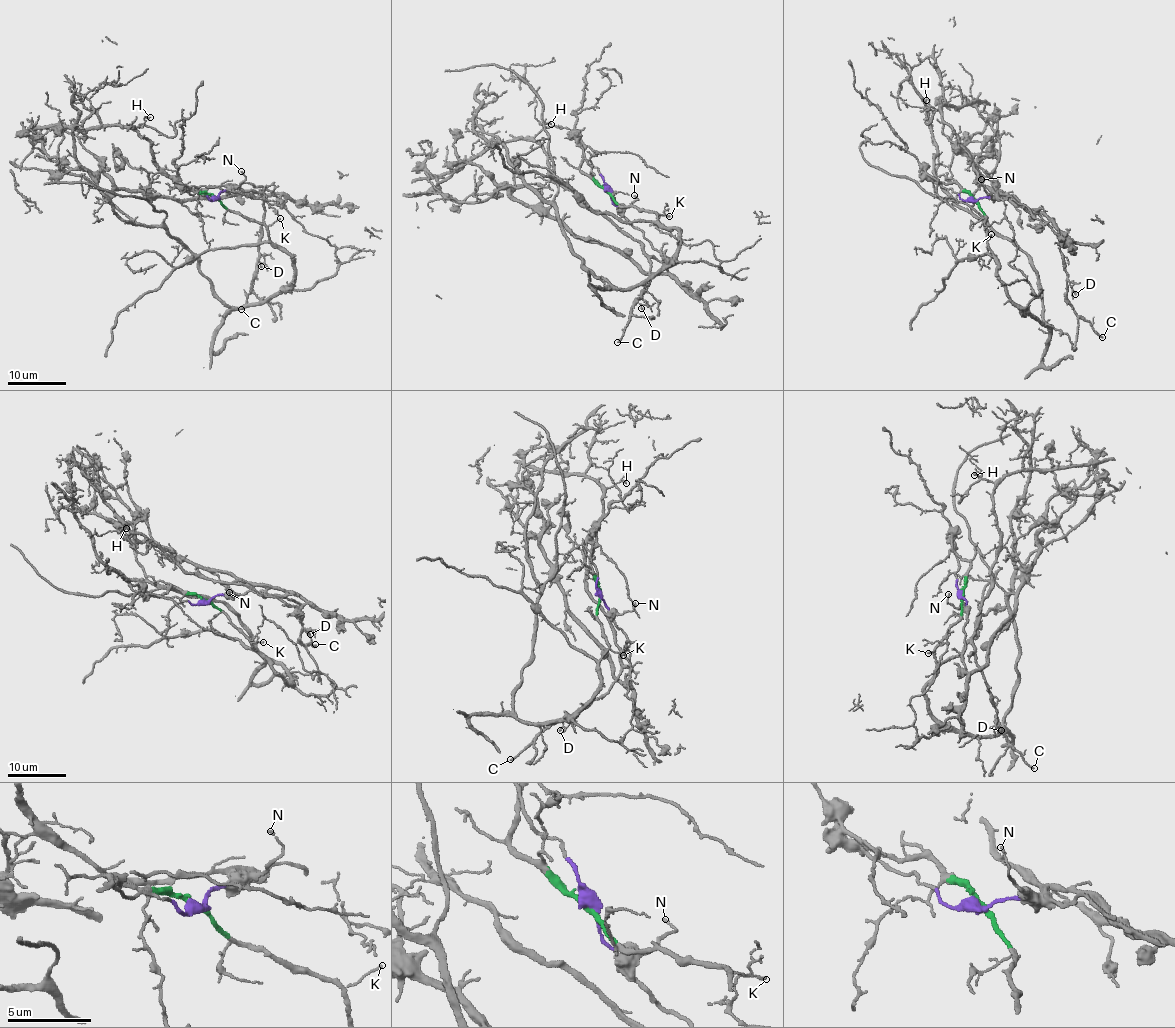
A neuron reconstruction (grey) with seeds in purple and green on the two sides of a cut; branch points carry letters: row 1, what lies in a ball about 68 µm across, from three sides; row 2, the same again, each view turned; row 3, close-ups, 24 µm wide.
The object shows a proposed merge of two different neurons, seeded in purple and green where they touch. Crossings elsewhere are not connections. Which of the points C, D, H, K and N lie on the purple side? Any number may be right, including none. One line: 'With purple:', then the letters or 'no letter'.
With purple: C, D, H, N

